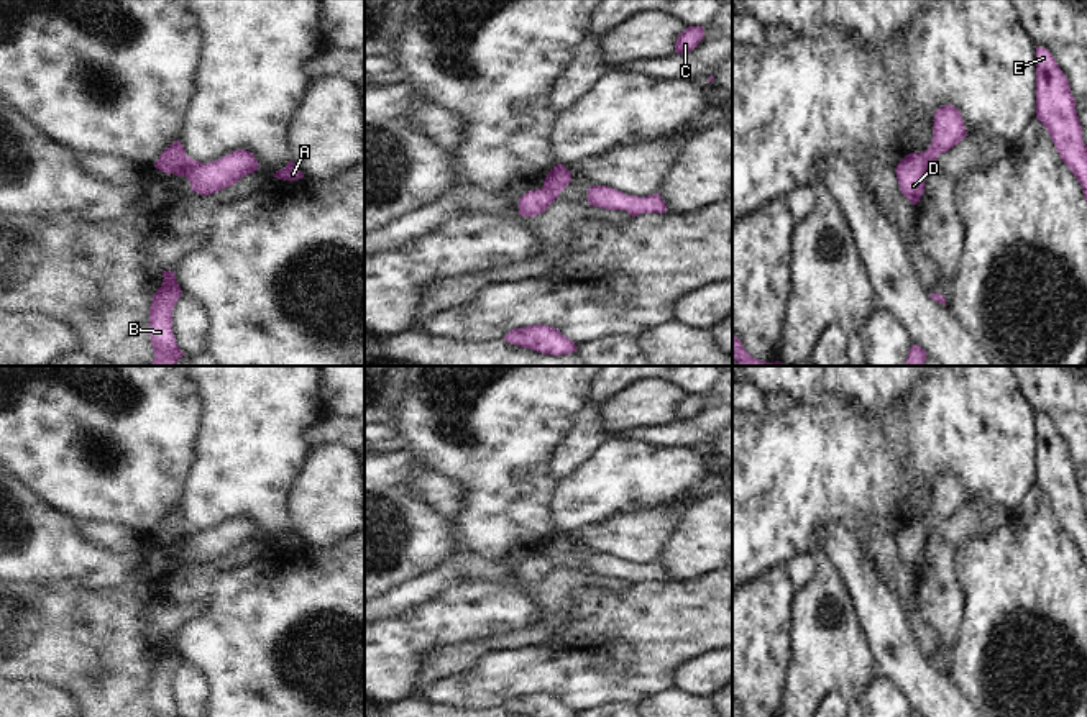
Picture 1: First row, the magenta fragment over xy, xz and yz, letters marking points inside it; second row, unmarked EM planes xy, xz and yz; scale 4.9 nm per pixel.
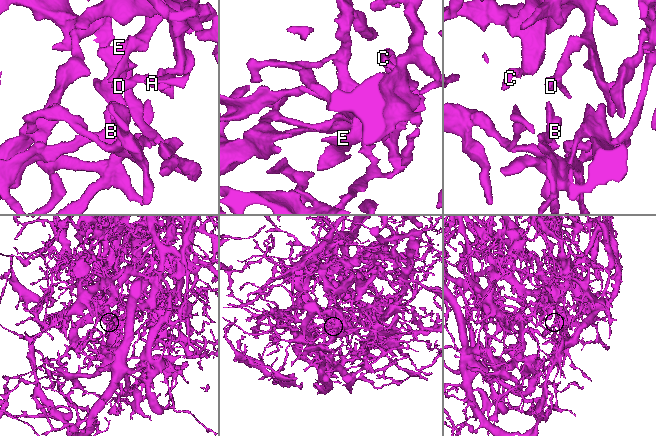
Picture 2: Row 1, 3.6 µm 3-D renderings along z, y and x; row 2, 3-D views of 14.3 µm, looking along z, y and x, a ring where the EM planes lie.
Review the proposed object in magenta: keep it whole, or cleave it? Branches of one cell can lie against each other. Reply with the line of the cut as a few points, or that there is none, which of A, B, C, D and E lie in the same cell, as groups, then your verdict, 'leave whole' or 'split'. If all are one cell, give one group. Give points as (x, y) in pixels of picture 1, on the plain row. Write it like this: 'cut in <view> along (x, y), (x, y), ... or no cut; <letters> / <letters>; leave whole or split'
cut in xy along (186, 524), (174, 540); A D / B C E; split

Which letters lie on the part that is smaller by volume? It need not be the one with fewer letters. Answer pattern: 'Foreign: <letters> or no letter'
Foreign: A, D

